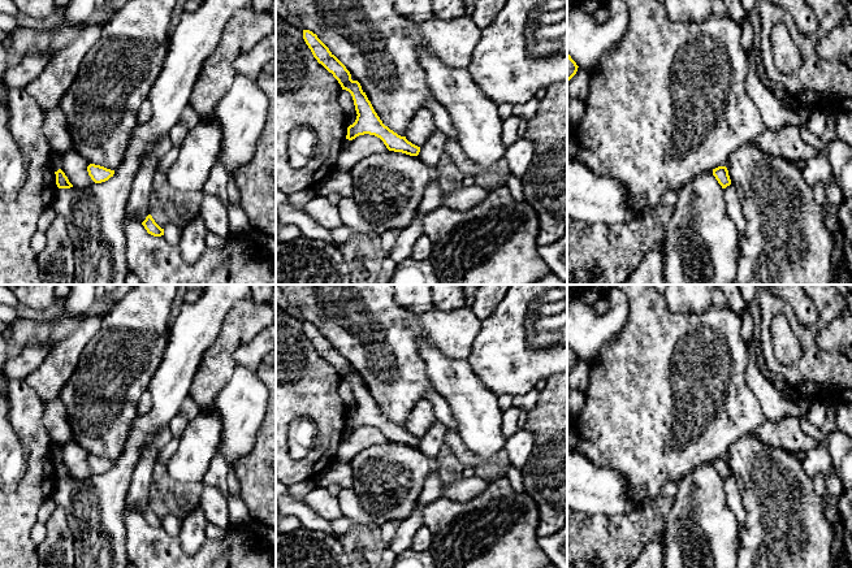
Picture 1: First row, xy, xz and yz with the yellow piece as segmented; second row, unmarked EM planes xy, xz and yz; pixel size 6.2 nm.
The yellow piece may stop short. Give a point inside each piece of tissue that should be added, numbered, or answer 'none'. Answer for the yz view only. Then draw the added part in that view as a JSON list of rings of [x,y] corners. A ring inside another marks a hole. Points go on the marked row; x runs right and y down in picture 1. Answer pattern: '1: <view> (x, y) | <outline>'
none

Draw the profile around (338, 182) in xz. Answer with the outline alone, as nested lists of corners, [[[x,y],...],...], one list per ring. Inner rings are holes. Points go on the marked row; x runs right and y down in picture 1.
[[[333,170],[324,179],[312,186],[315,196],[326,198],[330,192],[338,192],[343,198],[354,199],[353,179],[350,173]]]

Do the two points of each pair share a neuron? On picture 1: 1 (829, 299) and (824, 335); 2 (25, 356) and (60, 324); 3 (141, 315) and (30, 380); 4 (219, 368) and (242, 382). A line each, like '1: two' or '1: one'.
1: two
2: two
3: two
4: two

